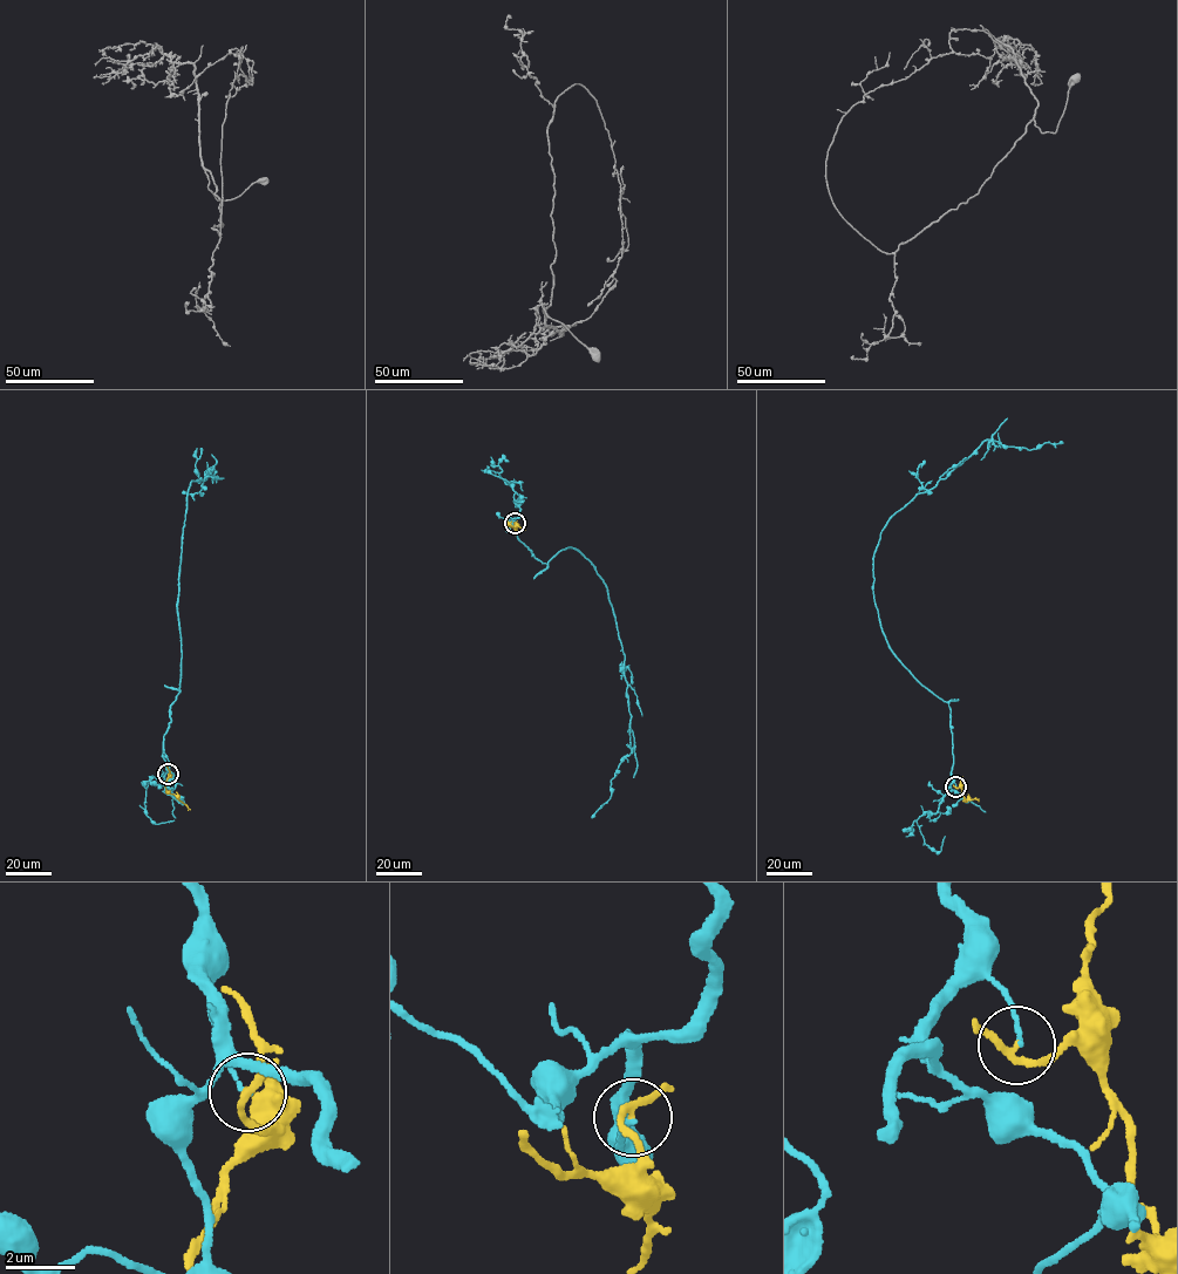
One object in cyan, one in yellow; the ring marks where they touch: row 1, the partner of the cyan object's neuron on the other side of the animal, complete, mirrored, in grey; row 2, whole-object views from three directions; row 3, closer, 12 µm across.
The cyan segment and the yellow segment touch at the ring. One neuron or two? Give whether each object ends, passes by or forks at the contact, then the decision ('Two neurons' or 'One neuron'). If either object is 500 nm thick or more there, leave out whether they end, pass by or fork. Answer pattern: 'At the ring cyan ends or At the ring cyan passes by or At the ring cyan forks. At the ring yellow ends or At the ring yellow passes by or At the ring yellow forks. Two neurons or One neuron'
At the ring cyan ends. At the ring yellow passes by. Two neurons

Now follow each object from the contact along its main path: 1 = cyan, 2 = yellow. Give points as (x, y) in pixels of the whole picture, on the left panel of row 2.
1: (168, 774), (163, 737), (179, 680), (177, 606), (186, 491), (213, 467), (201, 495), (182, 492)
2: (168, 774), (167, 790), (188, 810)

